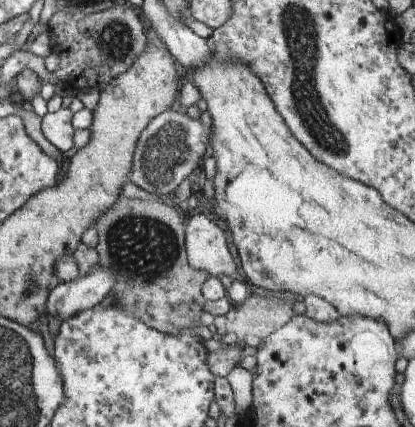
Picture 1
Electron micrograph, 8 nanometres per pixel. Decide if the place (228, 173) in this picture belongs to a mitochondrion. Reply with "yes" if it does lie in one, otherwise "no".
no

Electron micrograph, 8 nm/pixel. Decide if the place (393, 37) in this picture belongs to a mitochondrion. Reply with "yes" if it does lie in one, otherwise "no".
no

